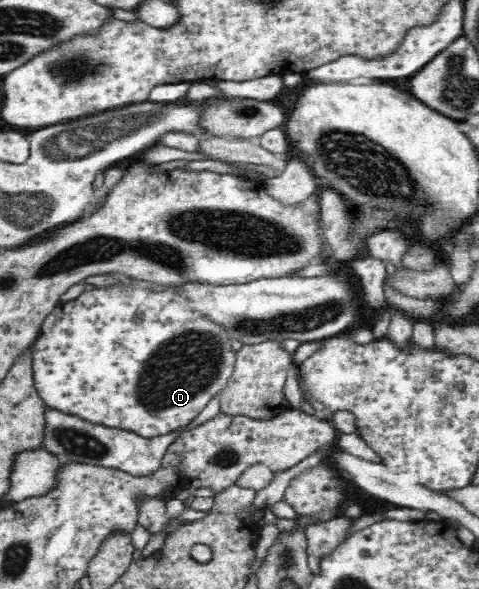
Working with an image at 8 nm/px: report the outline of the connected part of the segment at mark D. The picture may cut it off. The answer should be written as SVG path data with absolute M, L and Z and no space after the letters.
M131 279L123 284L117 284L117 286L85 291L75 300L61 302L51 311L50 315L47 315L31 351L33 382L37 393L49 409L77 416L91 424L135 432L136 435L150 439L187 426L209 404L209 400L227 386L236 361L237 351L233 349L232 341L228 330L223 328L222 324L214 322L210 315L203 314L195 310L194 306L190 306L186 295L177 296L175 293L171 293L171 290L159 291L154 286L143 287Z

